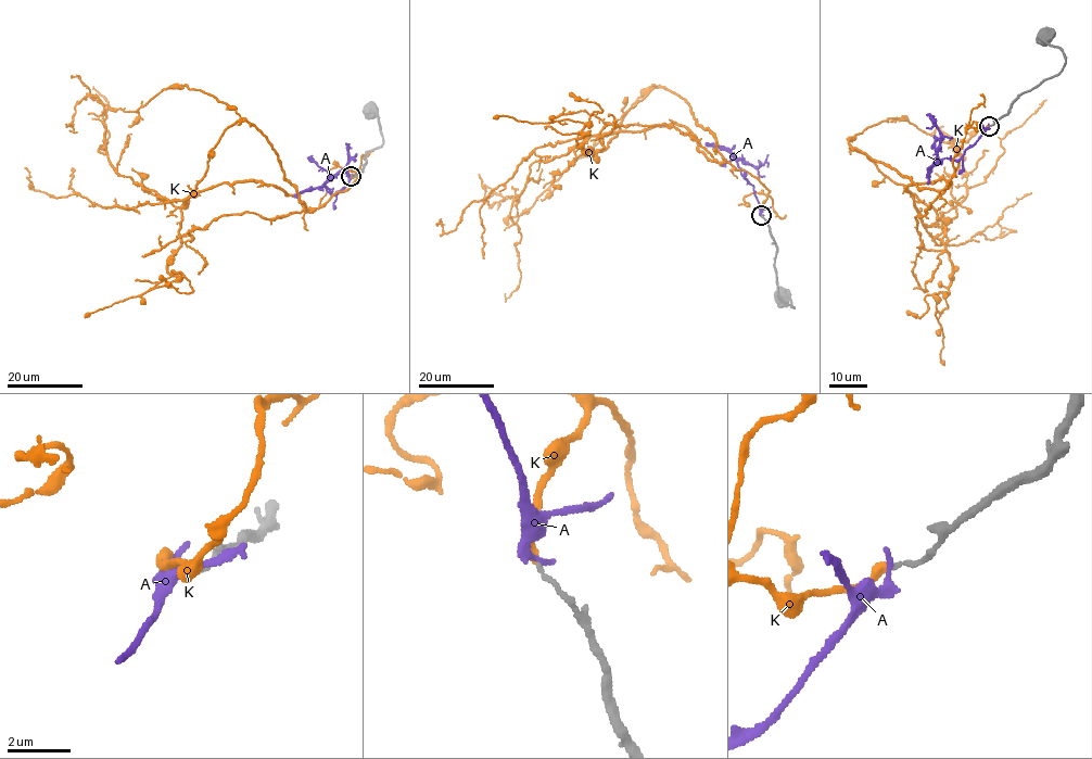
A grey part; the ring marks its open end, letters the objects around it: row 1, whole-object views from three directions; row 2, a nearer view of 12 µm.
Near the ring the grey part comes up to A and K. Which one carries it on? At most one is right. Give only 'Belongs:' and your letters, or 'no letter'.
Belongs: K

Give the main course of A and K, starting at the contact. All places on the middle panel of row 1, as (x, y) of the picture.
A: (761, 215), (754, 188), (741, 174), (736, 160), (757, 166), (760, 166), (758, 160)
K: (761, 215), (764, 186), (734, 168), (689, 103), (662, 87), (592, 156), (576, 143), (589, 122), (493, 117)

